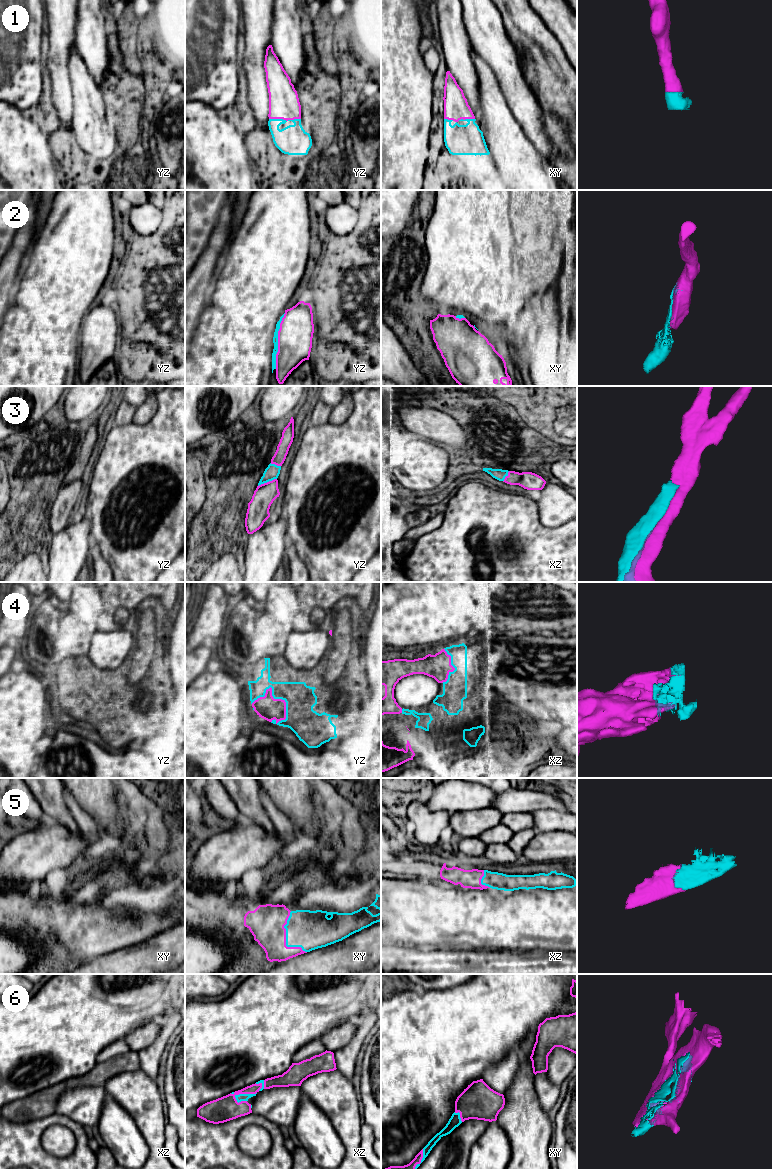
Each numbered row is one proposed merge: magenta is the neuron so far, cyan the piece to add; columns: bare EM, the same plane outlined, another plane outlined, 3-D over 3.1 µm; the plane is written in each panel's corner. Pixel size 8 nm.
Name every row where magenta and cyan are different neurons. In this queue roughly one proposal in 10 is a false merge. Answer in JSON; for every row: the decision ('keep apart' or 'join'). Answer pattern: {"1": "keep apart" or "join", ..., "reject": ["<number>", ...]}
{"1": "join", "2": "join", "3": "join", "4": "join", "5": "join", "6": "join", "reject": []}

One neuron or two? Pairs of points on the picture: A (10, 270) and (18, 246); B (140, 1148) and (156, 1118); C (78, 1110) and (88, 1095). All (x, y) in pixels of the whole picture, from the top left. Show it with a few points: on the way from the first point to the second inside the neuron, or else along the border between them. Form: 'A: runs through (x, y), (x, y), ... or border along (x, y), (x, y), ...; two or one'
A: runs through (14, 264), (18, 252); one
B: border along (133, 1118), (146, 1143); two
C: runs through (82, 1106), (88, 1099); one

